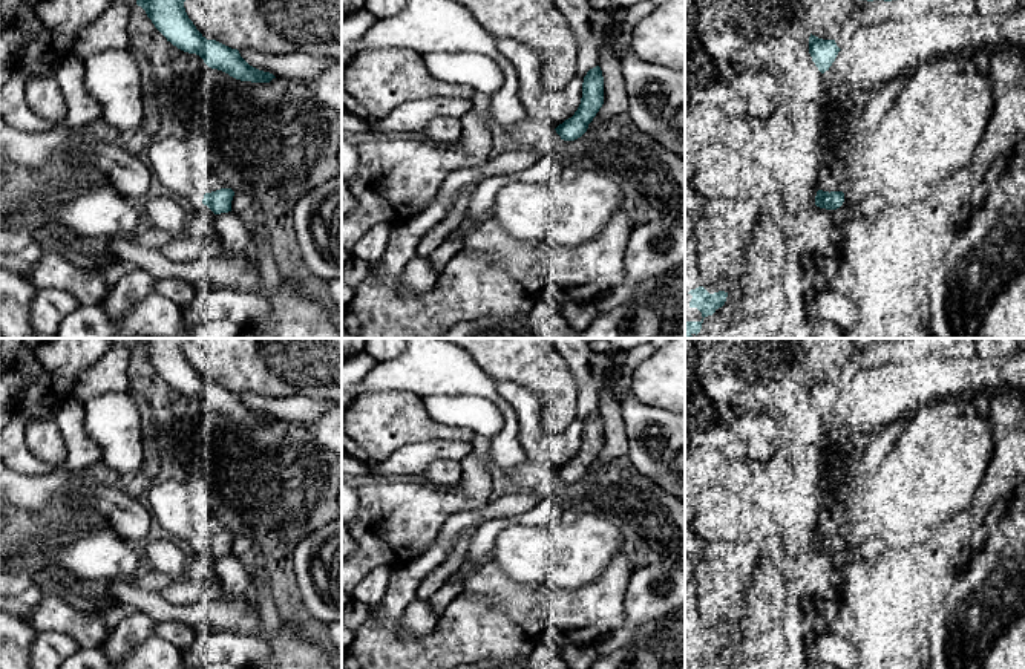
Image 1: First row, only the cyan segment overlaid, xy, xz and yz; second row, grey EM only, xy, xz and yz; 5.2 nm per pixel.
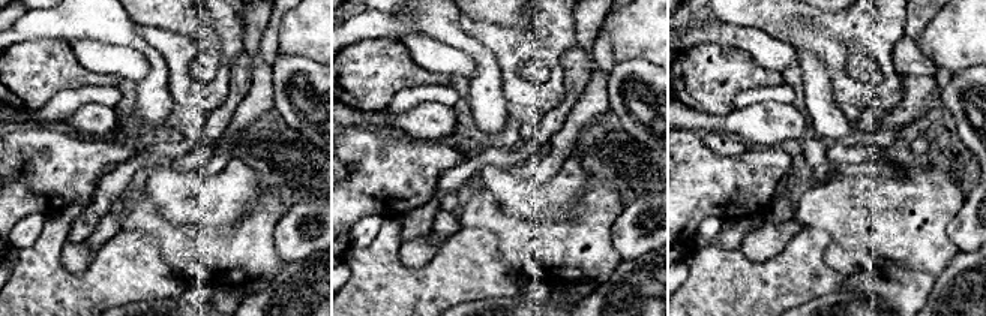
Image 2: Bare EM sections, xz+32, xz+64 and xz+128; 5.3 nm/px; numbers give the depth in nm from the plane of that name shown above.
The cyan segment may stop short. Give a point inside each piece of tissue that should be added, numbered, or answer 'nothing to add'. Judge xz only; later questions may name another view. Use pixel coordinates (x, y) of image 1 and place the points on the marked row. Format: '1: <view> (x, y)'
nothing to add

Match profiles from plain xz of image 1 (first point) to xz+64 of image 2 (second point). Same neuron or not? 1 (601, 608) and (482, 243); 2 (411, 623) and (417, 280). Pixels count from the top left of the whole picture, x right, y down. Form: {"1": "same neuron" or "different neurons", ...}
{"1": "different neurons", "2": "different neurons"}

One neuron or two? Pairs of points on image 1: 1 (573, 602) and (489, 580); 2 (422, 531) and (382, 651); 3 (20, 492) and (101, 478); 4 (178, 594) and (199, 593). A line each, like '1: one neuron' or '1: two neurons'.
1: one neuron
2: two neurons
3: two neurons
4: one neuron

